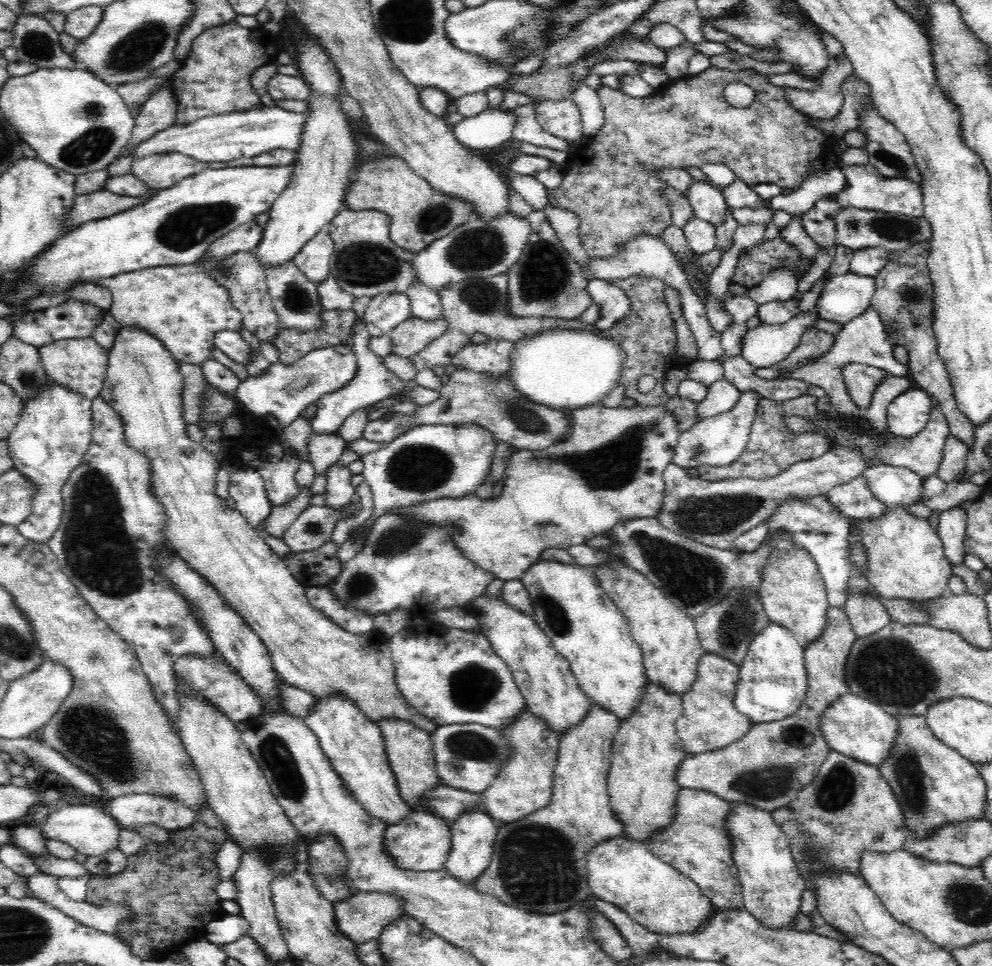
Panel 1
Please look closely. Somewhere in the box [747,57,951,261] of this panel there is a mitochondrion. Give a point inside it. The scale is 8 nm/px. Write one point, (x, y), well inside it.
(891, 228)

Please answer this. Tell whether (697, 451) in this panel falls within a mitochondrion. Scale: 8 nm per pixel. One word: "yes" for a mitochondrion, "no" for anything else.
yes

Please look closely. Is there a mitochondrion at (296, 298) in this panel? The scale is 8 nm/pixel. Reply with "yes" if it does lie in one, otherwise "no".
yes

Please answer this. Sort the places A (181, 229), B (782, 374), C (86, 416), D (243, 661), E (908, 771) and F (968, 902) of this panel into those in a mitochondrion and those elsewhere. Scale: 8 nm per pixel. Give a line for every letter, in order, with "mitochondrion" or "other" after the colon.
A: mitochondrion
B: other
C: other
D: other
E: mitochondrion
F: mitochondrion

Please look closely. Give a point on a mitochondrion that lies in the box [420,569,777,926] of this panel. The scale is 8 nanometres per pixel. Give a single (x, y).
(536, 866)

